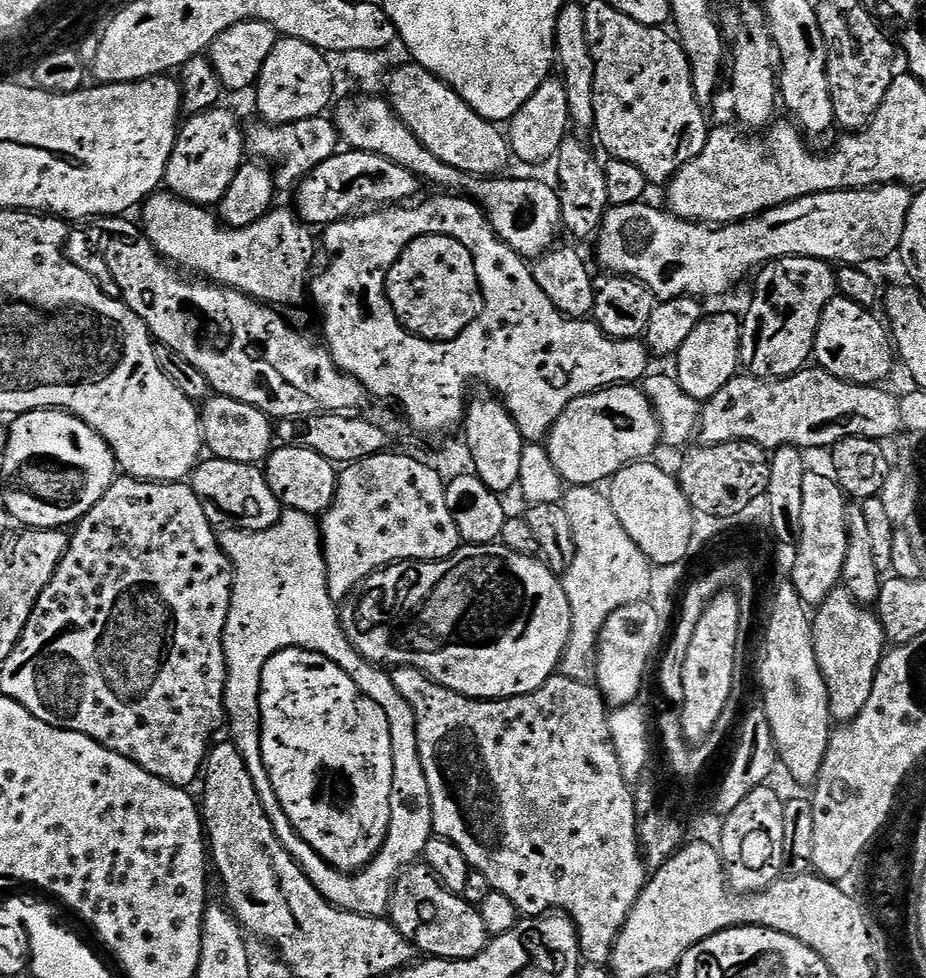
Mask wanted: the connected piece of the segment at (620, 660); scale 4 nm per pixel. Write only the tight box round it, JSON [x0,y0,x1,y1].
[595,602,662,709]

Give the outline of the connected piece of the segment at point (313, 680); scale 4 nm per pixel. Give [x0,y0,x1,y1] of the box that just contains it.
[260,648,392,874]

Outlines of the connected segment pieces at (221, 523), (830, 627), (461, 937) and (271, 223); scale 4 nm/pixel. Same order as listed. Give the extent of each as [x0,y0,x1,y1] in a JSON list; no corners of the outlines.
[[190,458,282,532],[812,586,886,722],[386,863,490,960],[142,190,318,306]]

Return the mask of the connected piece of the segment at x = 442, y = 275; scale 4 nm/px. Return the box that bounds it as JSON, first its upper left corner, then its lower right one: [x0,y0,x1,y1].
[388,234,484,340]

